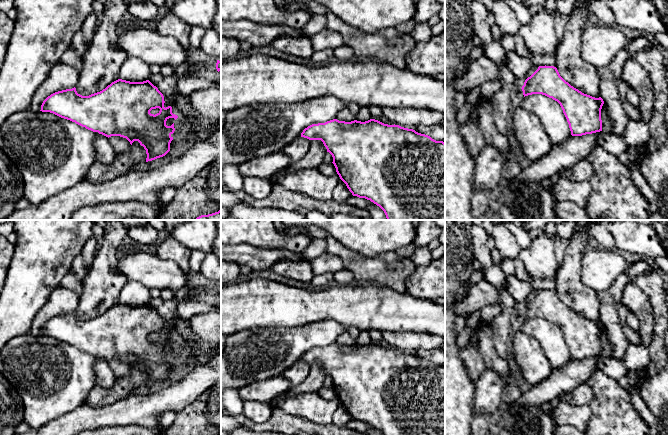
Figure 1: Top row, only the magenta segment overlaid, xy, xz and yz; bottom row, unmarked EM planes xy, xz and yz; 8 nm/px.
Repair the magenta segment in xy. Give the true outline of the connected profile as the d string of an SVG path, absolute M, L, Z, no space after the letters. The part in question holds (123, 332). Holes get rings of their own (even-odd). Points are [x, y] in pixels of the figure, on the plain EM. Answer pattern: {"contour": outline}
{"contour": "M118 303L100 316L89 320L77 317L76 312L55 316L41 329L42 336L50 336L61 342L75 346L93 356L106 361L120 360L130 368L138 365L146 374L146 386L165 380L170 375L174 347L166 349L169 342L178 342L172 337L172 331L164 331L164 320L149 304L130 306Z"}

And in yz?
{"contour": "M539 290L522 310L523 319L542 318L557 325L569 348L572 360L602 355L601 333L604 325L571 310L554 290Z"}

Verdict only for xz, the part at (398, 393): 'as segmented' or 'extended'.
as segmented

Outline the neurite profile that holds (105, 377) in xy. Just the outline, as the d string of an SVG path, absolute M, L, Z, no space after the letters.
M99 358L94 365L96 383L104 388L110 388L114 385L116 377L110 368L109 362Z

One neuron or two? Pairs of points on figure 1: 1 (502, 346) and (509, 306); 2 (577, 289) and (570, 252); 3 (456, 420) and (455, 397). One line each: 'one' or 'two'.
1: one
2: one
3: one

